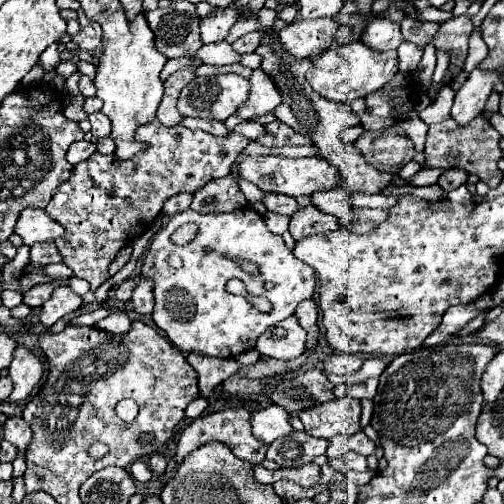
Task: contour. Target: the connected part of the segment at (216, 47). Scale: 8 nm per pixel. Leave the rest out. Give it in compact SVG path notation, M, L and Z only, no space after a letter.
M220 41L220 43L210 43L210 45L204 45L200 49L198 55L192 55L192 57L200 57L204 63L208 65L232 65L232 63L240 63L240 57L232 47L230 43L226 41Z

